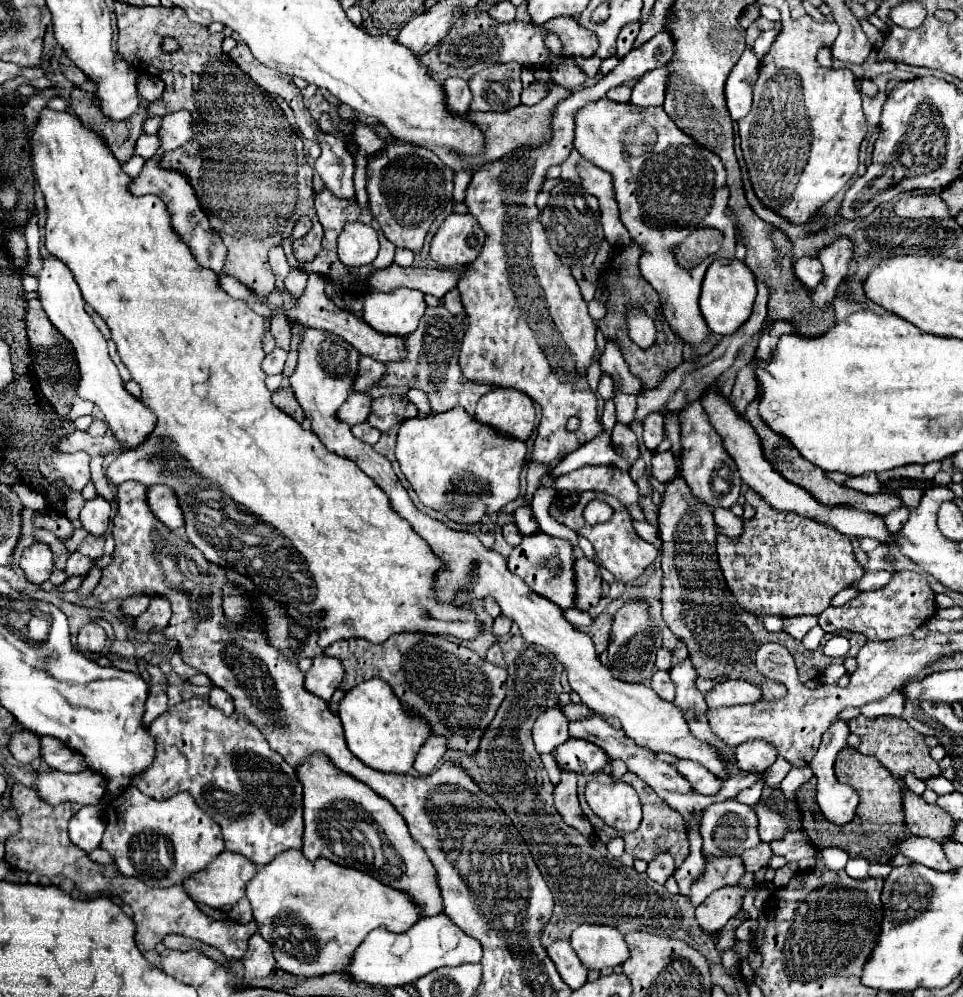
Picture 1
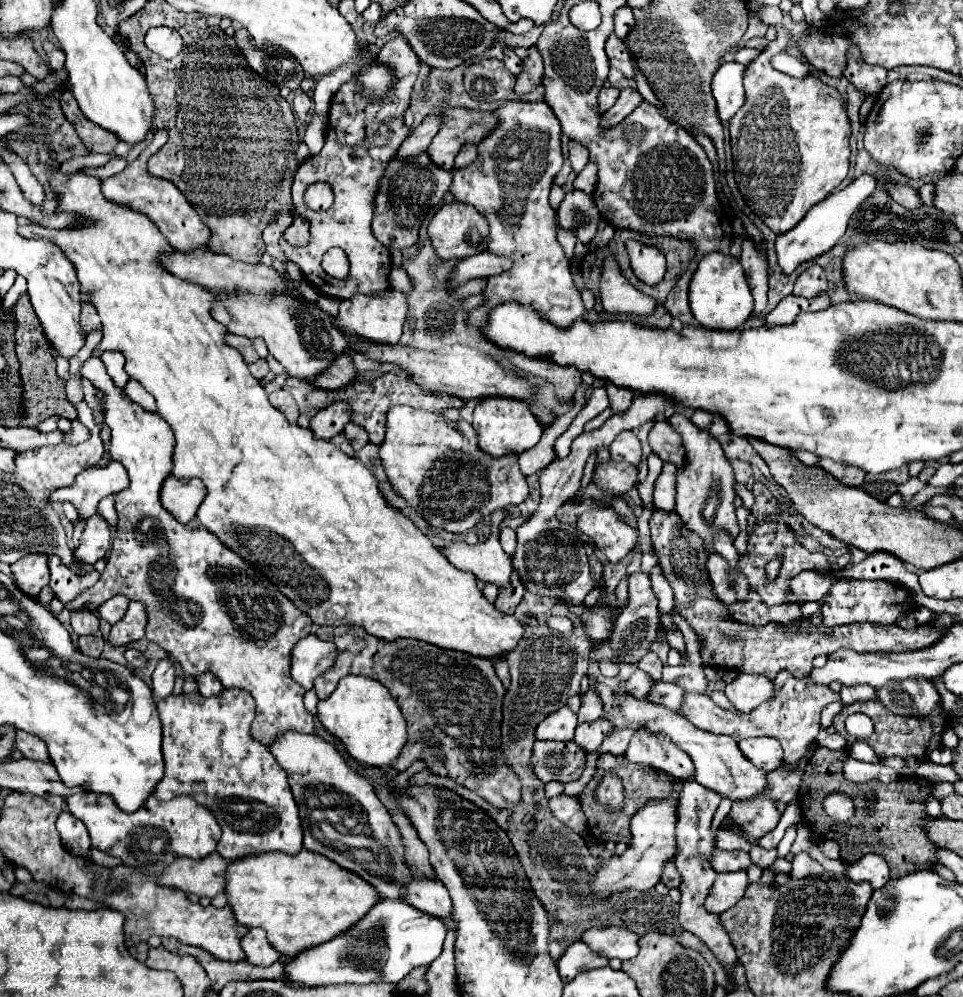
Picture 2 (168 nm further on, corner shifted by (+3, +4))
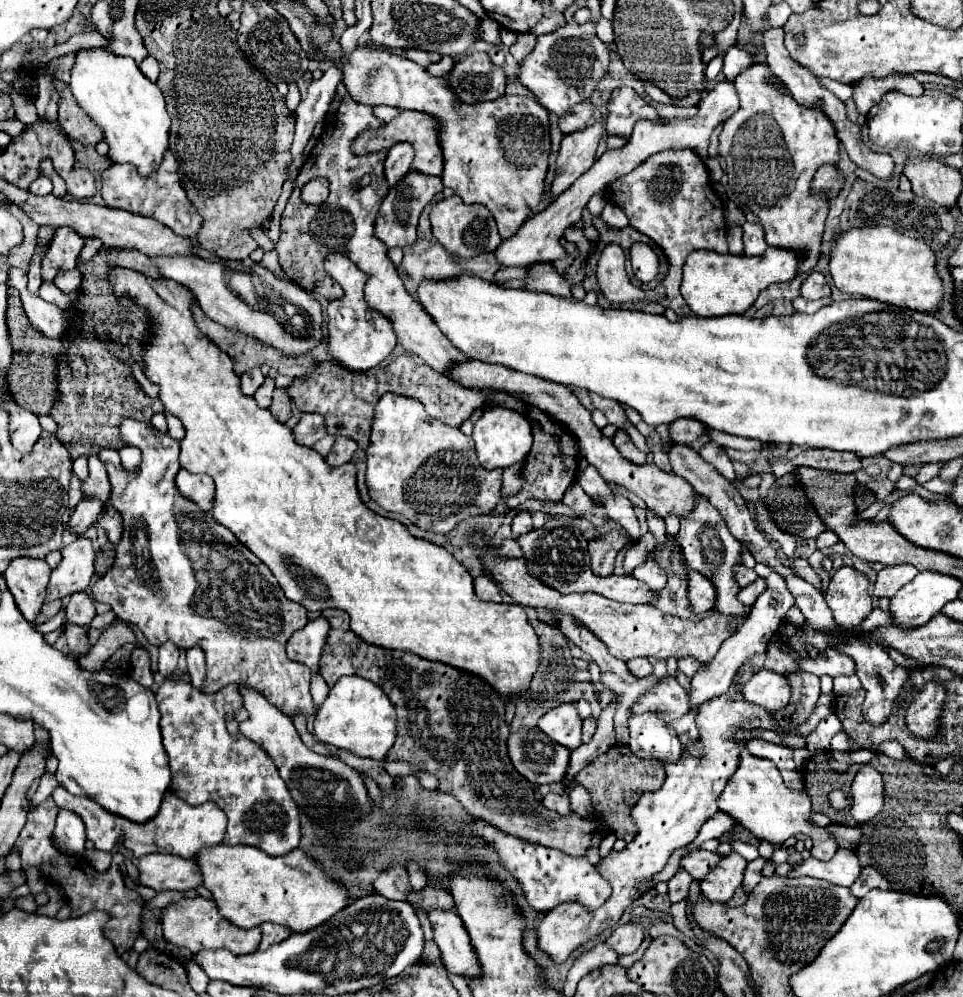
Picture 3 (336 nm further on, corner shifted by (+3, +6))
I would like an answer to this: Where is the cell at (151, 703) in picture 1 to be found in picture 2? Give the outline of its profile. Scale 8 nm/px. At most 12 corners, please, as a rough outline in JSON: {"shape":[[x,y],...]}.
{"shape":[[169,658],[153,672],[153,698],[173,692],[175,670]]}

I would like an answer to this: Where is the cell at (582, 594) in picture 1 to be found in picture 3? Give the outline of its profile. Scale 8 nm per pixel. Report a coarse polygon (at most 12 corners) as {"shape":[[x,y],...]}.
{"shape":[[609,532],[589,542],[591,570],[613,574],[615,554],[629,544],[629,536]]}

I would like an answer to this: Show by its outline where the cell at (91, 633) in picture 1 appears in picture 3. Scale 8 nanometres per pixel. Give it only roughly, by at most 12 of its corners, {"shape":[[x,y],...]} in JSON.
{"shape":[[85,592],[71,596],[67,620],[89,626],[95,618],[95,604]]}

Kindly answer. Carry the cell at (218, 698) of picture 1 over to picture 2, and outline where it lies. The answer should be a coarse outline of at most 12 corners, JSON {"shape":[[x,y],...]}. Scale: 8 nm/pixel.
{"shape":[[199,674],[197,688],[203,696],[223,690],[215,674]]}

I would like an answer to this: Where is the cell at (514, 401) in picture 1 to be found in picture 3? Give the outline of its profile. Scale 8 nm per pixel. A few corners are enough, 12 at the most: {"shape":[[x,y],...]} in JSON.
{"shape":[[485,408],[473,426],[483,468],[525,462],[533,444],[523,412]]}

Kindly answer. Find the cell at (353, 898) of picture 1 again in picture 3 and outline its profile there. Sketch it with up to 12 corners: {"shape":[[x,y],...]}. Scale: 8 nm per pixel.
{"shape":[[301,848],[195,858],[221,916],[309,932],[353,902]]}

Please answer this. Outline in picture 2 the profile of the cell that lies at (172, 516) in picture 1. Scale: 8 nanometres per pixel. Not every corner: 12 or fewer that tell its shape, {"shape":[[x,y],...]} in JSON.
{"shape":[[167,476],[161,502],[191,522],[203,498],[201,480]]}

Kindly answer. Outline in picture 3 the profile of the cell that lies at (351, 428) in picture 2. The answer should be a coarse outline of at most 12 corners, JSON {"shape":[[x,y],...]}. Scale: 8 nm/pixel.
{"shape":[[339,436],[327,456],[331,466],[351,462],[357,442]]}

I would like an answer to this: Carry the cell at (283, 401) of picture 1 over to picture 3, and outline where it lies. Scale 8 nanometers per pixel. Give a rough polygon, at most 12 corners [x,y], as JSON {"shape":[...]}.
{"shape":[[275,388],[269,410],[279,422],[291,418],[291,398]]}

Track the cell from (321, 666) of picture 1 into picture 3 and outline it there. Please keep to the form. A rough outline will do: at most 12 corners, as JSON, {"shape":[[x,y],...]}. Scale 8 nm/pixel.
{"shape":[[323,616],[289,638],[287,656],[317,672],[329,632]]}

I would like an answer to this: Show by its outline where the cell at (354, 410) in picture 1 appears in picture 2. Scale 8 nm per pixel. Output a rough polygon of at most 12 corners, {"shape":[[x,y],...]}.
{"shape":[[345,402],[319,410],[309,424],[313,436],[331,440],[351,418]]}

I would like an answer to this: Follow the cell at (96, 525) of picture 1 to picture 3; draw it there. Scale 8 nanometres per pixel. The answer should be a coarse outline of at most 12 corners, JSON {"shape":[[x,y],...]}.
{"shape":[[91,538],[61,550],[47,602],[85,590],[95,572]]}

